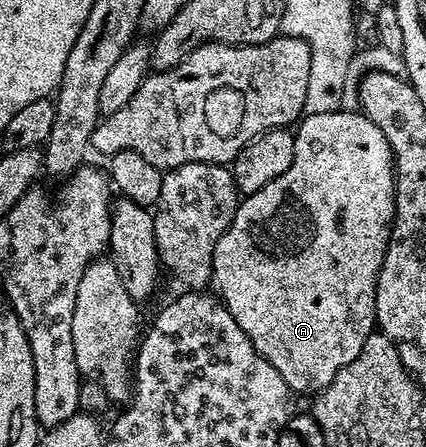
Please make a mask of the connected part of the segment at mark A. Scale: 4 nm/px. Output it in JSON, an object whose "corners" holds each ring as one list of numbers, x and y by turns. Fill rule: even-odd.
{"corners":[[339,109,332,113,316,113,315,115,306,115,305,118,297,124,294,131,294,144,296,153,292,157,292,165,276,181,268,181,264,189,256,193,245,196,239,202,236,213,228,225,228,229,216,241,216,249,212,257,212,287,216,292,217,298,232,313,236,325,244,329,248,341,284,377,284,381,290,386,291,392,310,391,317,393,325,389,329,383,352,361,356,361,356,353,364,349,364,341,375,334,376,320,376,281,380,273,380,265,384,261,384,253,388,249,390,240,390,227,394,223,394,153,391,151,384,133,372,125,372,121,367,115,362,114,361,110,346,111]]}

